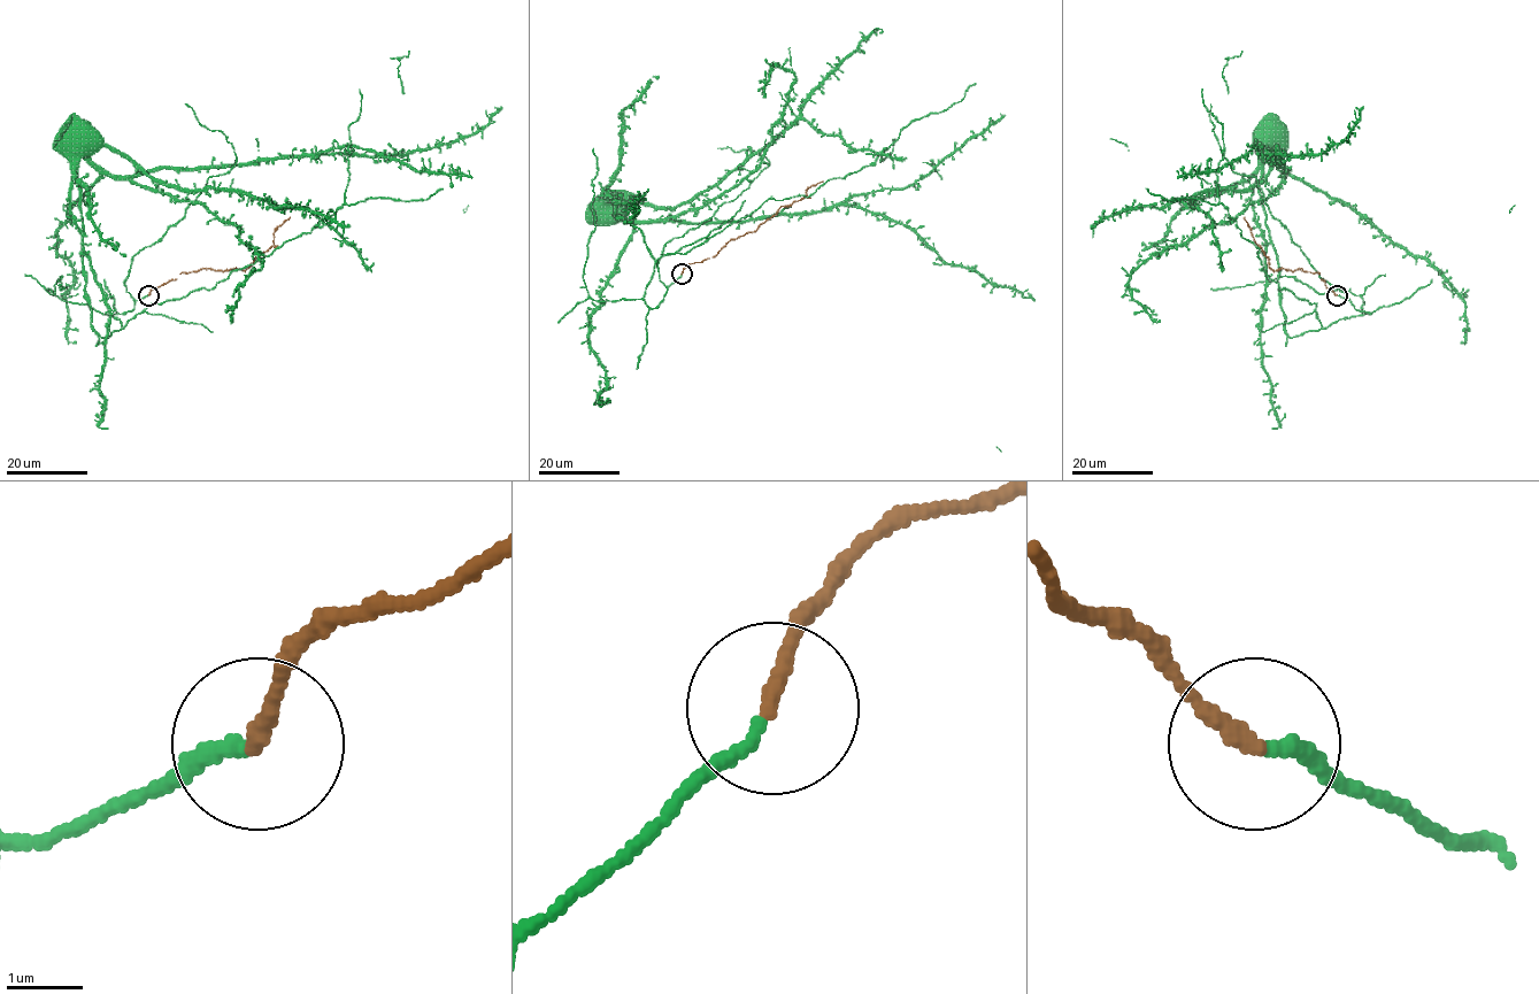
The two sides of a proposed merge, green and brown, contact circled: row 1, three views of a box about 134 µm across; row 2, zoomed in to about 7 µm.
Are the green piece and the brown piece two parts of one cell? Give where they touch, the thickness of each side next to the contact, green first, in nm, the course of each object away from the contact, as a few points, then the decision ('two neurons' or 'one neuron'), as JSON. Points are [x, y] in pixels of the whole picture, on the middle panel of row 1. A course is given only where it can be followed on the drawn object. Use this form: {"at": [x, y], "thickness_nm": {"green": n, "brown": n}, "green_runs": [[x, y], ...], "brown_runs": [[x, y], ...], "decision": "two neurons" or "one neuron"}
{"at": [682, 274], "thickness_nm": {"green": 200, "brown": 220}, "green_runs": [[680, 275], [651, 308], [644, 294], [654, 257], [644, 233], [616, 215], [607, 192], [606, 203]], "brown_runs": [[682, 275], [823, 182]], "decision": "one neuron"}

